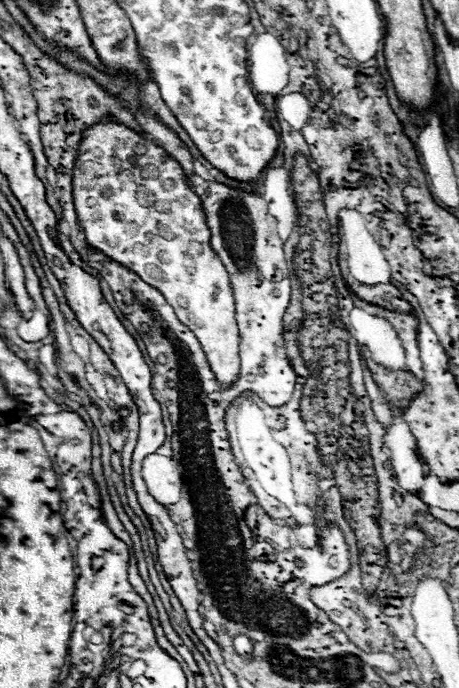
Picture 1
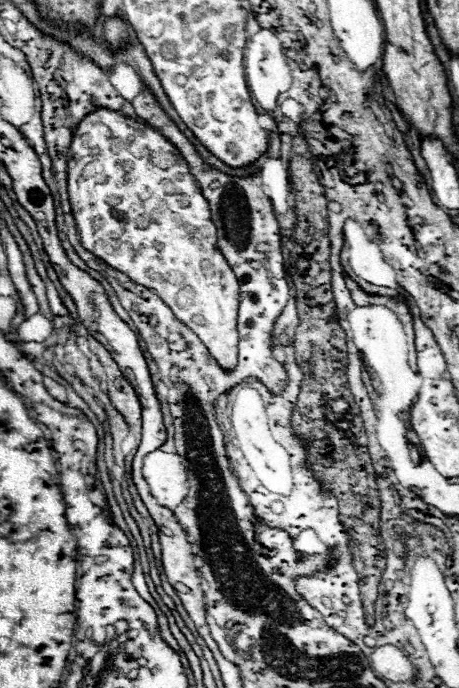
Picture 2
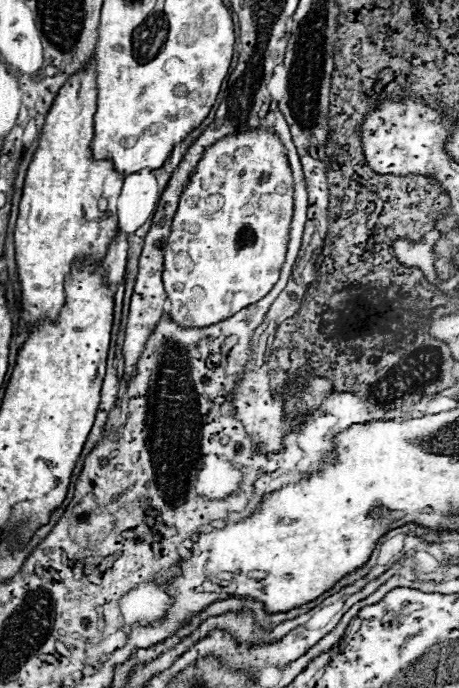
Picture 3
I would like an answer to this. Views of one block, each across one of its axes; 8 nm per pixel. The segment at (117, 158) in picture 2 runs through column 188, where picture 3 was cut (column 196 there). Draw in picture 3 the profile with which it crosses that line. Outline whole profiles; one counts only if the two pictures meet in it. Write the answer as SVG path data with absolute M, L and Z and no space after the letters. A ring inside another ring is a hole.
M254 128L228 136L204 152L192 174L164 246L164 286L170 300L170 320L182 328L208 328L264 298L278 282L286 256L292 220L292 172L278 136Z

